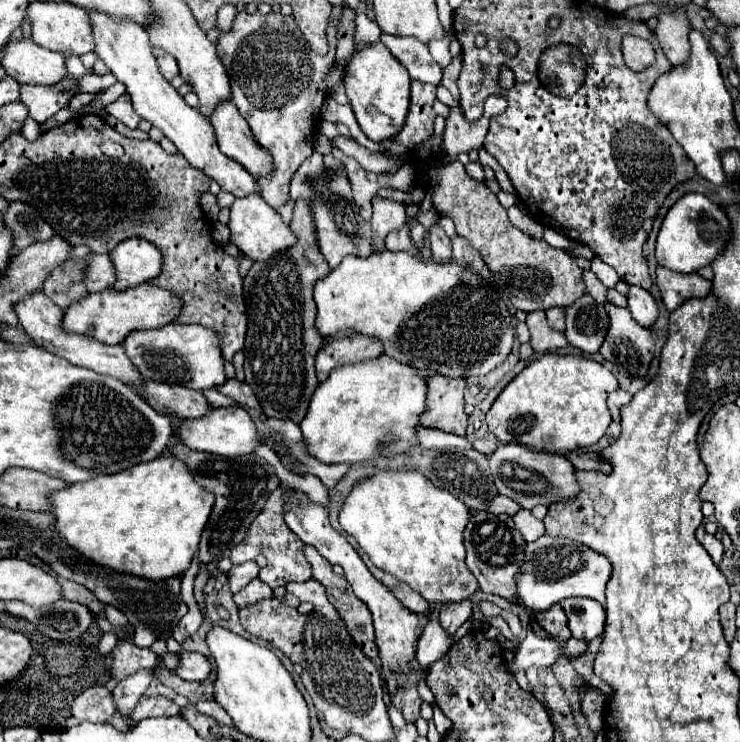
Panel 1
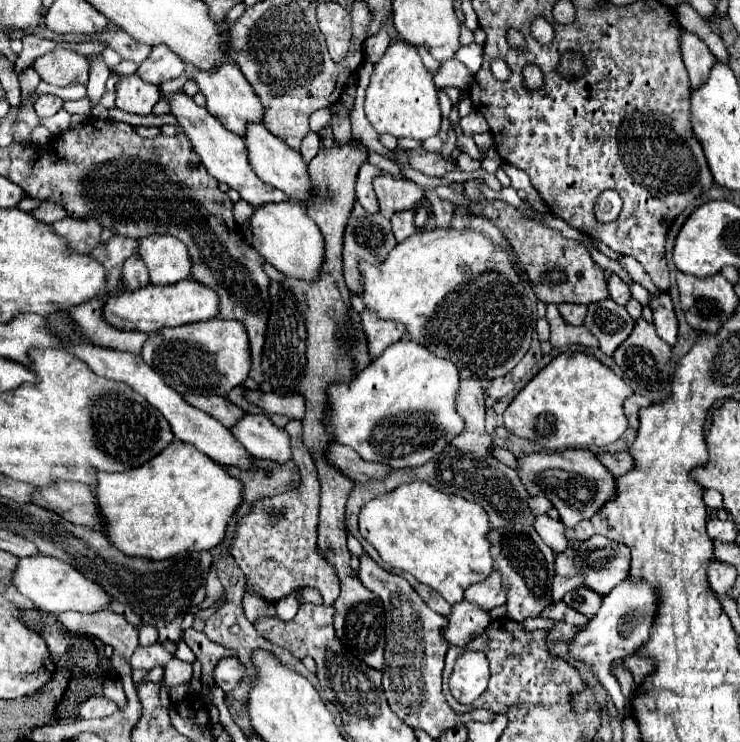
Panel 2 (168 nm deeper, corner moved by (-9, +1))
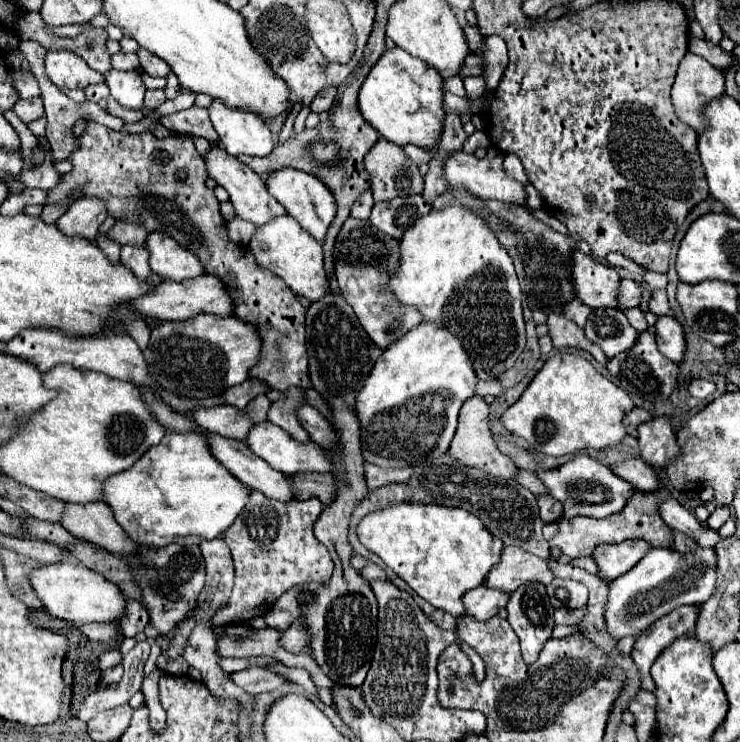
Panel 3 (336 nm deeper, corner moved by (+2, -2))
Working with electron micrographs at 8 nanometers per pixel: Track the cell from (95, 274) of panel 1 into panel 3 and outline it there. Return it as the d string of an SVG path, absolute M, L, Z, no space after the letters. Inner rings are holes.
M124 245L122 247L122 263L128 265L140 279L146 279L152 275L150 265L148 265L148 249L144 245Z

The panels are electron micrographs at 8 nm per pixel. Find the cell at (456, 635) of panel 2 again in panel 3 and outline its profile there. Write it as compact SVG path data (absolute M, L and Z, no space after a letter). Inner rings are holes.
M482 585L464 595L464 605L468 615L474 615L478 621L486 621L494 617L502 607L506 607L508 599L510 599L508 591Z

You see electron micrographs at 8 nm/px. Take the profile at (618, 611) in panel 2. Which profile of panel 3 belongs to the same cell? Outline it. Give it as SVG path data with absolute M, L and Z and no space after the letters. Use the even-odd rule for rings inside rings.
M698 543L694 553L678 553L676 549L656 547L646 553L628 573L620 575L610 583L610 595L606 605L606 627L612 637L638 635L656 617L670 613L676 605L702 605L714 591L718 555L712 547L702 547Z

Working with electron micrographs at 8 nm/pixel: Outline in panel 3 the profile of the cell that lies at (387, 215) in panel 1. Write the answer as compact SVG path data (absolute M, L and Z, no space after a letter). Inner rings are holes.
M386 139L376 141L364 163L372 177L374 201L406 197L404 191L418 195L424 189L424 175L418 165L412 163L412 159L408 159L398 145Z

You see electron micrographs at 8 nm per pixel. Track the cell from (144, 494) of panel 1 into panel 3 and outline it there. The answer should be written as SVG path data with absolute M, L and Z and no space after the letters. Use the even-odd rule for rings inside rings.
M168 431L164 439L158 445L150 447L148 453L144 453L130 469L108 477L108 481L104 481L104 493L116 521L130 535L130 539L140 545L160 547L168 543L198 545L204 539L208 541L212 537L220 537L248 503L250 489L242 485L220 461L216 461L204 433Z

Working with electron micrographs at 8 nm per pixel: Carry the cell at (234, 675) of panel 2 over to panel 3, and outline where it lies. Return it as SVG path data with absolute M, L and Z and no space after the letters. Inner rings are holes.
M248 667L240 673L232 673L234 683L238 683L240 687L244 687L248 693L260 695L266 691L274 691L280 685L288 683L288 679L268 667Z

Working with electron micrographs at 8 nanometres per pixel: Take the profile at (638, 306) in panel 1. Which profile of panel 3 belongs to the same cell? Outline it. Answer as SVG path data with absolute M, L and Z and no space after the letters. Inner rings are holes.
M658 317L656 323L656 343L664 357L668 357L674 363L680 363L684 359L686 351L686 333L682 325L674 317Z

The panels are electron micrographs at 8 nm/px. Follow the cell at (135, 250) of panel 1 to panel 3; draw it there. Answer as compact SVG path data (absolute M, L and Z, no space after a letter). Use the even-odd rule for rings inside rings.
M150 233L146 245L150 251L152 273L160 279L182 281L204 273L204 265L200 263L200 259L164 233Z

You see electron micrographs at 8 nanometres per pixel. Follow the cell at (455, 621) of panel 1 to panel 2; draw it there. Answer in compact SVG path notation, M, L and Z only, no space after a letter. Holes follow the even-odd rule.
M493 572L483 582L477 582L465 590L465 600L475 604L481 610L491 610L495 606L503 606L503 590L501 590L501 578L497 572Z

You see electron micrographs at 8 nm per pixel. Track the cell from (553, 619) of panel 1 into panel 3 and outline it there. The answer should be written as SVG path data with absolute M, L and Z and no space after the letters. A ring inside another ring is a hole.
M562 607L562 609L556 609L554 613L554 621L558 625L576 625L580 623L580 619L588 613L588 607L580 607L580 609L568 609L568 607Z

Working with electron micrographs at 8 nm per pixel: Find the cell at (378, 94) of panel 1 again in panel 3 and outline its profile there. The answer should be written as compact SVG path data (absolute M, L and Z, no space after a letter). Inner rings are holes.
M400 47L388 49L368 73L360 95L360 111L376 131L396 145L432 149L444 129L444 79L428 63L414 59Z

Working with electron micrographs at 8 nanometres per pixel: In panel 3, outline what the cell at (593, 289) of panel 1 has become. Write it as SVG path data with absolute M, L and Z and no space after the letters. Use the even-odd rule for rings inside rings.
M622 279L622 283L620 283L620 307L622 309L638 307L640 299L642 299L640 283L636 283L632 279Z

